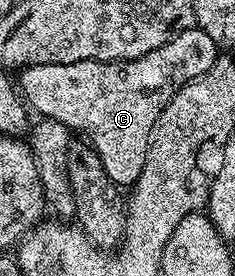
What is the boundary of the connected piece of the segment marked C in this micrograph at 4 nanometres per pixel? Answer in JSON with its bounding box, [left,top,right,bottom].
[18,27,218,187]

